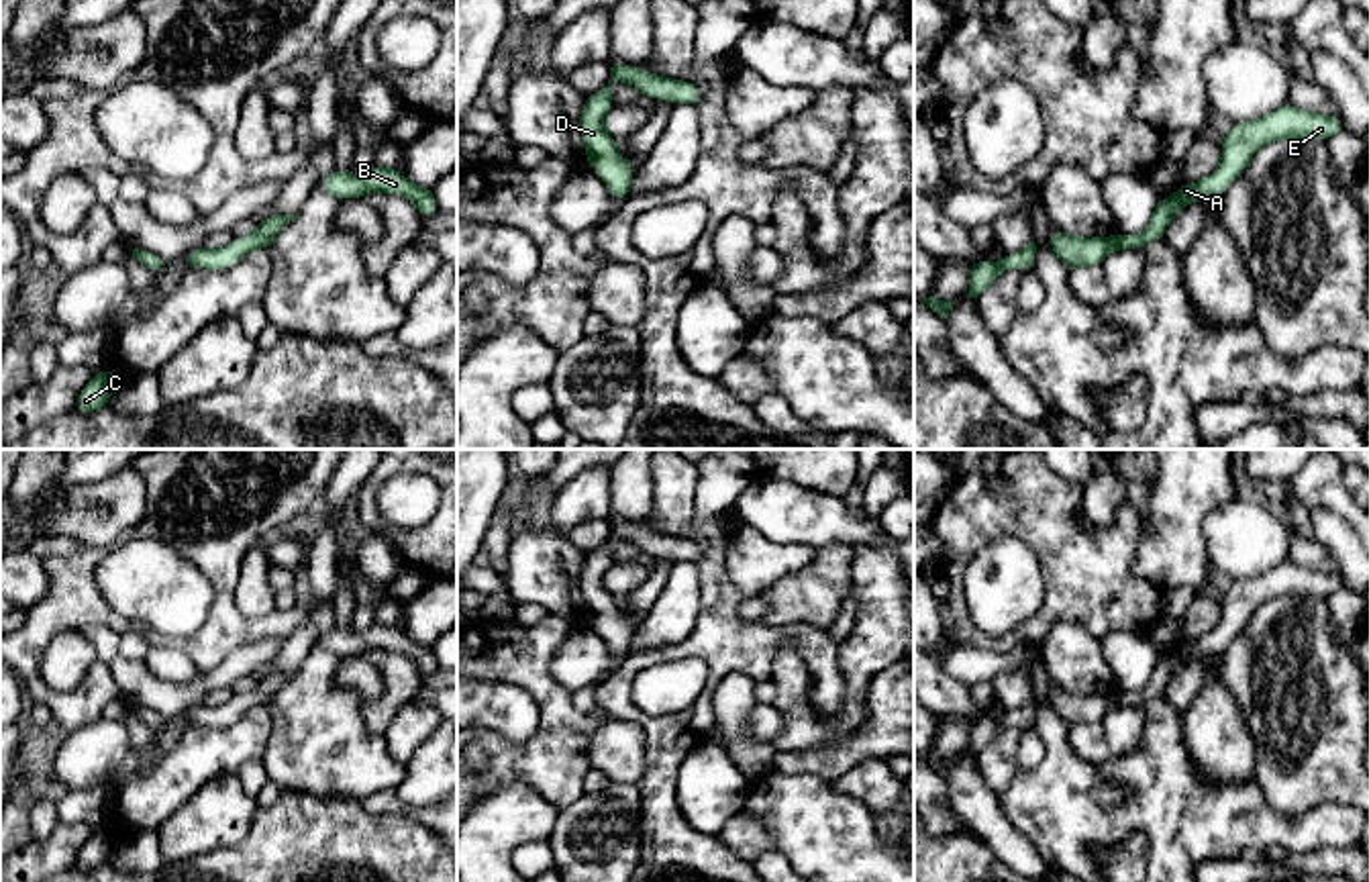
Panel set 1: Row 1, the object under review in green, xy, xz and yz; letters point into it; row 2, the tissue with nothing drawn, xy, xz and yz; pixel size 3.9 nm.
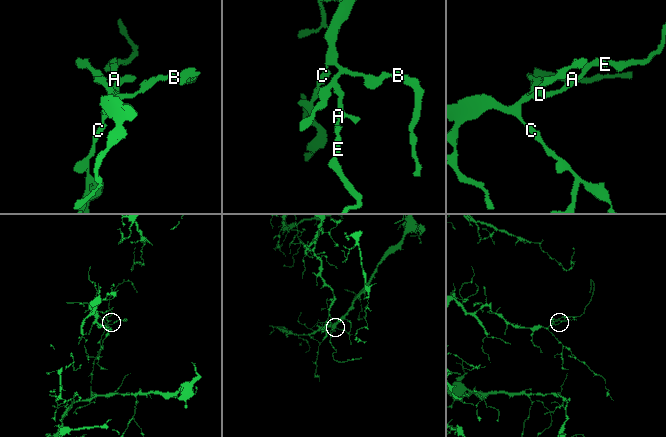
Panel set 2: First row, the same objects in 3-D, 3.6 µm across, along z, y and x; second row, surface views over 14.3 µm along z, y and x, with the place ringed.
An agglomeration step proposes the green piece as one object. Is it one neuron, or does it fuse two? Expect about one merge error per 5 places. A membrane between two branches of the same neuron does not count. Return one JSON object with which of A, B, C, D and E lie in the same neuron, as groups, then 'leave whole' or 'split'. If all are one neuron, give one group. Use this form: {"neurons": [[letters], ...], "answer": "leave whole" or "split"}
{"neurons": [["A", "B", "C", "D", "E"]], "answer": "leave whole"}

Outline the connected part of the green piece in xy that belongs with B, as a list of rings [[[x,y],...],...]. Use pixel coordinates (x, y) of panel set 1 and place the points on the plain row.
[[[371,623],[363,631],[343,631],[335,627],[320,635],[318,641],[337,657],[363,655],[367,649],[386,649],[410,655],[422,676],[439,668],[433,645],[408,639],[400,627],[379,623]]]

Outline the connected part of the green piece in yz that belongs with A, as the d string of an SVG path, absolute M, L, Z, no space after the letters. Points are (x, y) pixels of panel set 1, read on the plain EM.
M1285 559L1259 578L1232 582L1220 598L1222 619L1216 629L1194 641L1181 641L1171 655L1159 657L1143 692L1114 690L1112 694L1081 696L1053 684L1049 702L1067 727L1102 723L1118 706L1143 708L1147 700L1163 696L1173 674L1189 659L1222 653L1265 600L1277 596L1328 598L1342 588L1347 586L1338 570L1326 574Z

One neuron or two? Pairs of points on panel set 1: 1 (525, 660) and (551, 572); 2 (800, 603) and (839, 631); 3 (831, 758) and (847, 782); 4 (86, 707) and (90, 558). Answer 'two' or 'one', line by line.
1: two
2: two
3: two
4: one

